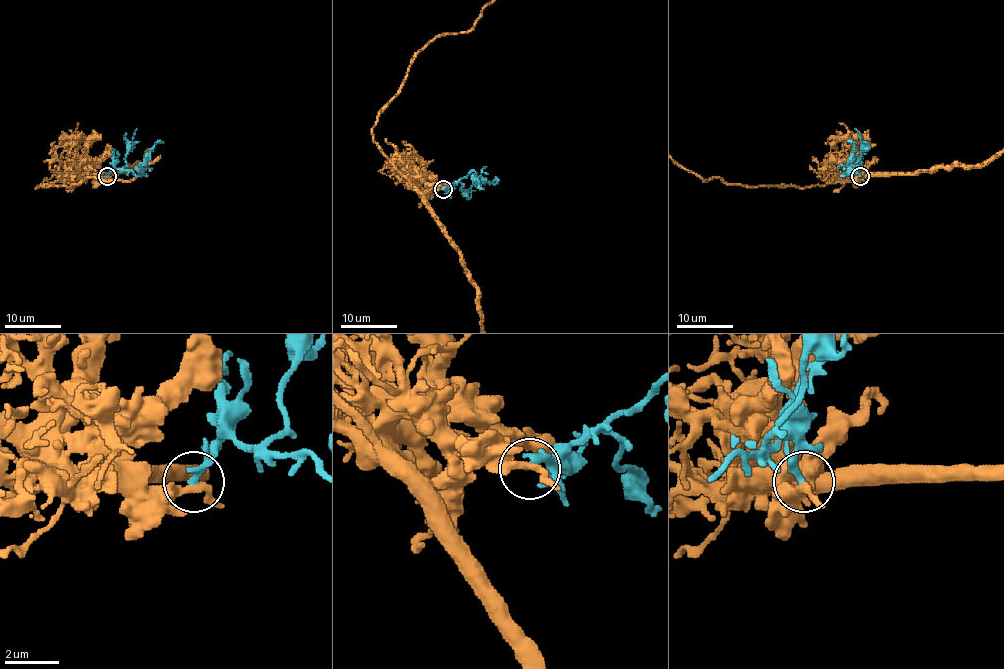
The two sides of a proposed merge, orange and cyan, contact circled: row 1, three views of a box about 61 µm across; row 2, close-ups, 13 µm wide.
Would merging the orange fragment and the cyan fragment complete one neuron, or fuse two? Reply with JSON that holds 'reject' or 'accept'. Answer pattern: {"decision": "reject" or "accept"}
{"decision": "reject"}

